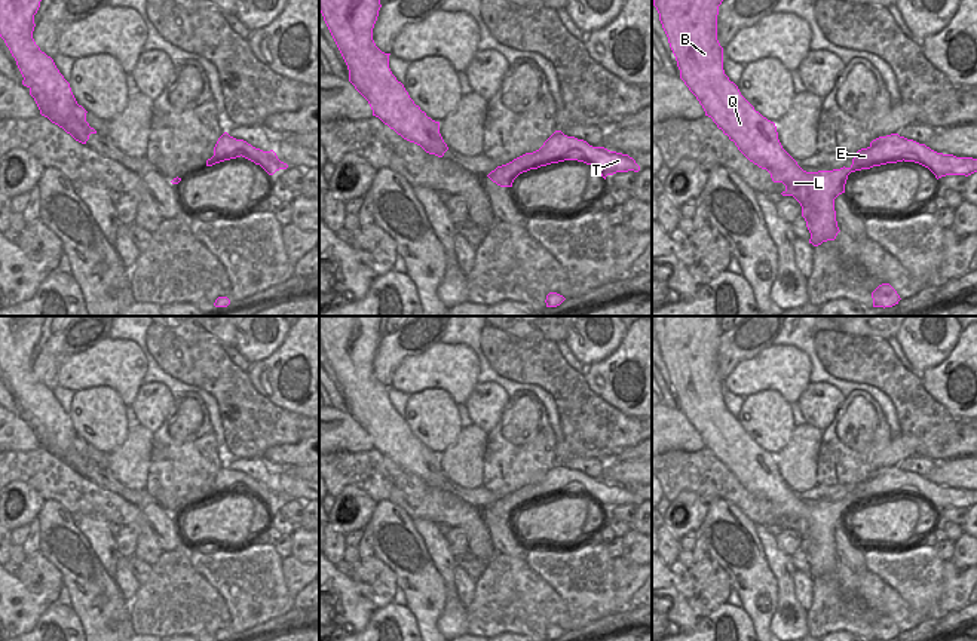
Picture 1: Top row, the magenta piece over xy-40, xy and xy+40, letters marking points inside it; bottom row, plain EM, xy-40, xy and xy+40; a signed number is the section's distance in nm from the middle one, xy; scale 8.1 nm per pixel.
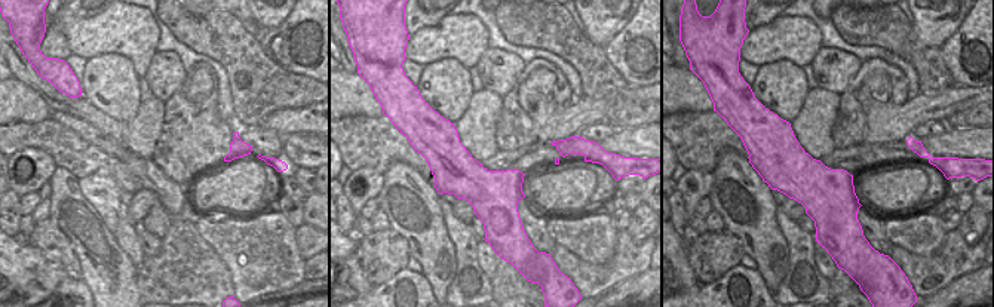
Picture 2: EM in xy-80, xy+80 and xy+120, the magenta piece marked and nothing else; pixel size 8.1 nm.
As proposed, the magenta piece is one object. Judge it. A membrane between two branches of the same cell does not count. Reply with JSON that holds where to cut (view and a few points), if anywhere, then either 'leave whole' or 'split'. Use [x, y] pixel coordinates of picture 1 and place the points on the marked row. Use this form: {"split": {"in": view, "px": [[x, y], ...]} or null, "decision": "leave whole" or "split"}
{"split": null, "decision": "leave whole"}

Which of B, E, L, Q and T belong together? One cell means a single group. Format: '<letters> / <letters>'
B E L Q T

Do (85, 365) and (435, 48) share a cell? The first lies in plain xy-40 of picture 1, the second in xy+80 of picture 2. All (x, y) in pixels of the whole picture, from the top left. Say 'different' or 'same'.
same

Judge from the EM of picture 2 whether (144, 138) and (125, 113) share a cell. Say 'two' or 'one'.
two

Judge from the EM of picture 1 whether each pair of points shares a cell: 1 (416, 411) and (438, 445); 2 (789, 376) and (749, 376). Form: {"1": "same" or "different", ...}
{"1": "same", "2": "same"}

